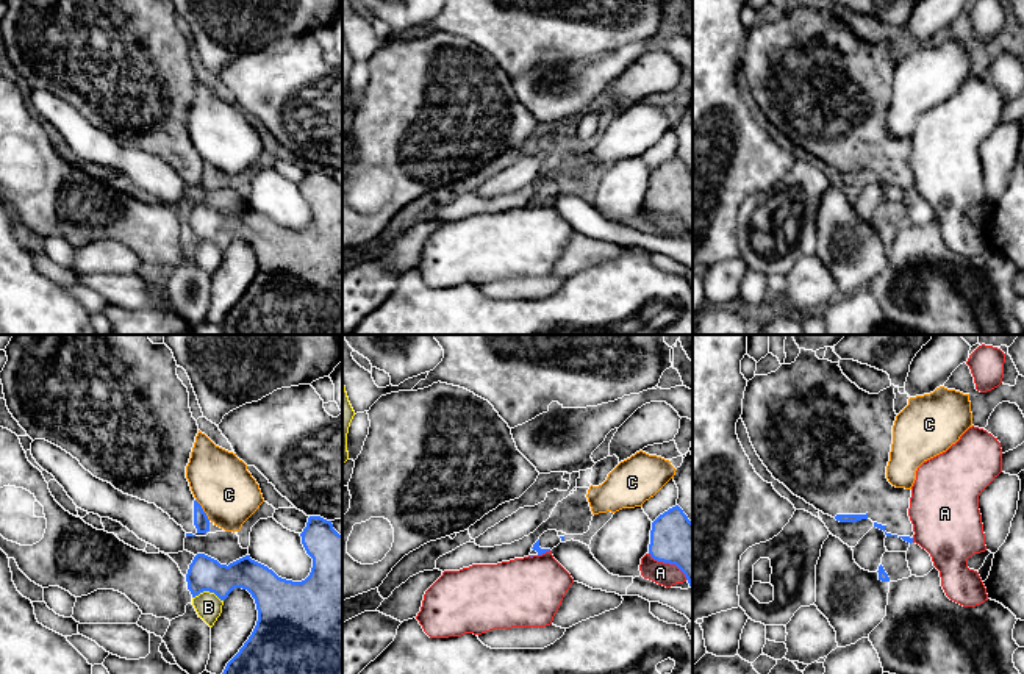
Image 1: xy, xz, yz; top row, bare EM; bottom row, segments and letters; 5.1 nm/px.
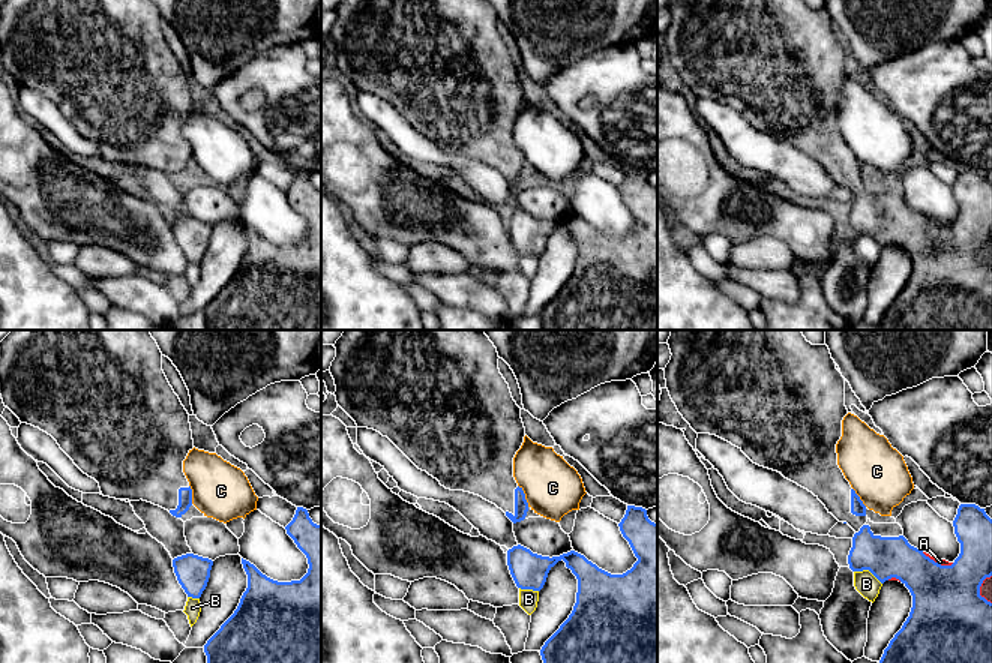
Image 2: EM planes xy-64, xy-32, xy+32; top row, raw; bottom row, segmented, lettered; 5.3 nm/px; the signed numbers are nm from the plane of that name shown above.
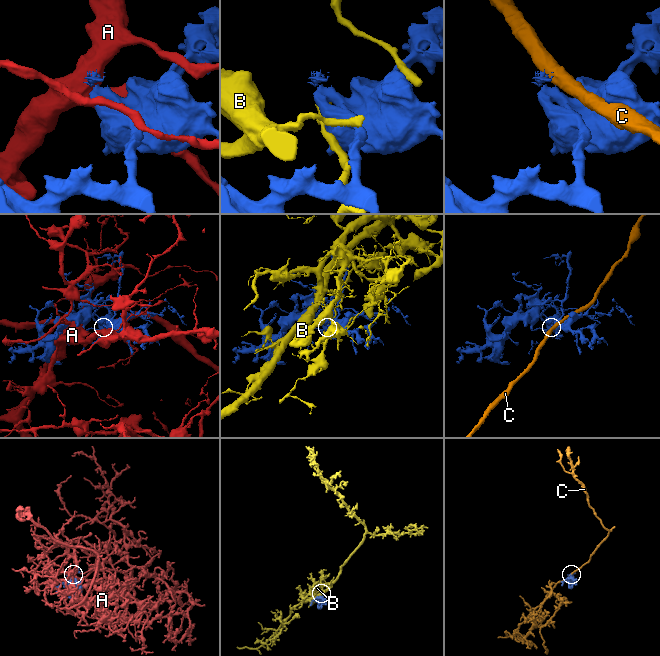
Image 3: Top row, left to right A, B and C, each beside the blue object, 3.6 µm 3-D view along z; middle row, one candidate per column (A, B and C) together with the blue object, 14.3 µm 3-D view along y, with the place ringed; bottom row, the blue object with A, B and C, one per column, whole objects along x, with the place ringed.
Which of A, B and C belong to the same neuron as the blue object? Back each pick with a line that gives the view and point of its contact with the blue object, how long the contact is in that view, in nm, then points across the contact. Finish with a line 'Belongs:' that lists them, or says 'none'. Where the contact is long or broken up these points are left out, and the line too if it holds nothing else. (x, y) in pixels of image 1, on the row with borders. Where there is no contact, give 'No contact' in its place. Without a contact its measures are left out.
Belongs: none

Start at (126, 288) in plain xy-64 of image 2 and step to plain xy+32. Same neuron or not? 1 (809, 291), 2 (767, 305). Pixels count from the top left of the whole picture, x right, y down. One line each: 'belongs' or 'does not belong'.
1: does not belong
2: does not belong

